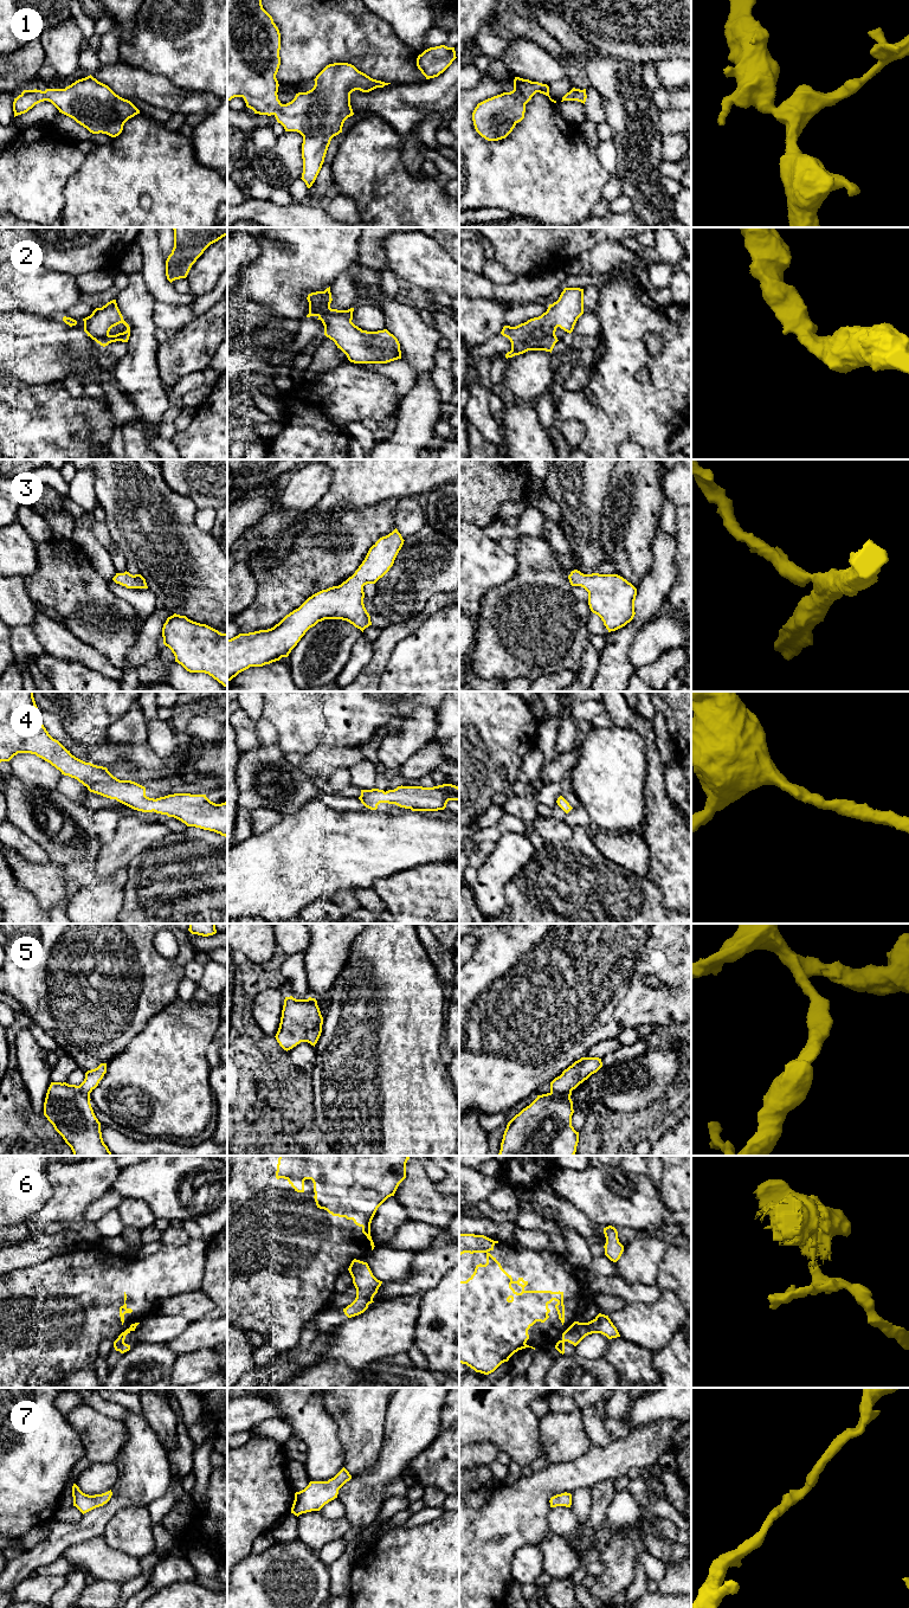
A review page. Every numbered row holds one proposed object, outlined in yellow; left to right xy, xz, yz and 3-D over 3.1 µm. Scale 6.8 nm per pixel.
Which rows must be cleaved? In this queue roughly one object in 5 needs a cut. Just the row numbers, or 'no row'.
6

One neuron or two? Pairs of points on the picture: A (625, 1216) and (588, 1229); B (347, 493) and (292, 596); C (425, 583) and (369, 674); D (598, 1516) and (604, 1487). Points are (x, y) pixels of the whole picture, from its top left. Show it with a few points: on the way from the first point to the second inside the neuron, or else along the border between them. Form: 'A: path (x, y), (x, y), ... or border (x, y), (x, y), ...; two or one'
A: border (577, 1208), (603, 1229); two
B: border (365, 506), (330, 510), (310, 516); two
C: border (425, 605), (413, 616), (393, 624); two
D: path (599, 1509), (603, 1494); one

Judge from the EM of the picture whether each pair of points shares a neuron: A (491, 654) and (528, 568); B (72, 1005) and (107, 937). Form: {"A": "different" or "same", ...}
{"A": "same", "B": "same"}

